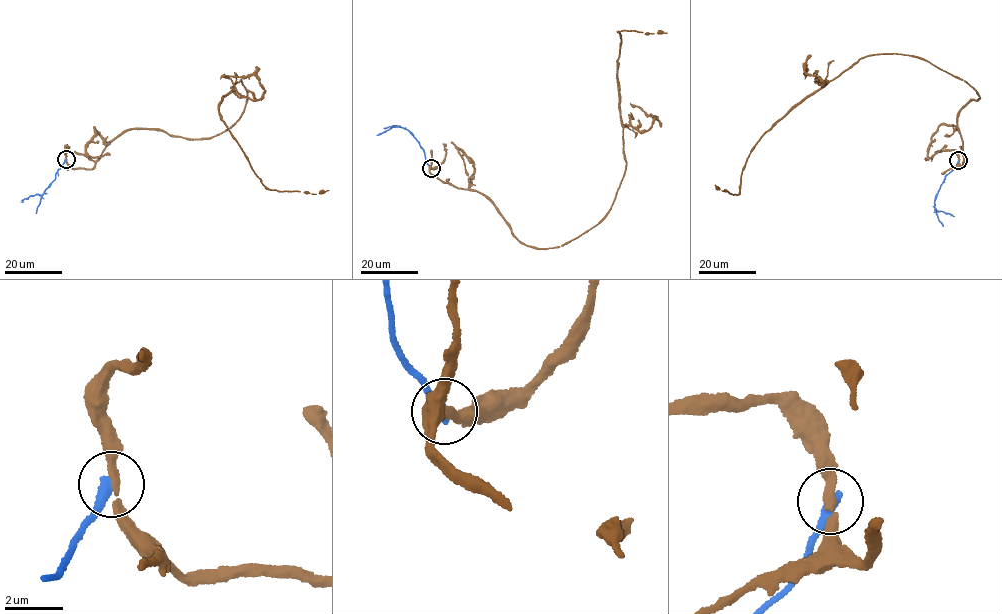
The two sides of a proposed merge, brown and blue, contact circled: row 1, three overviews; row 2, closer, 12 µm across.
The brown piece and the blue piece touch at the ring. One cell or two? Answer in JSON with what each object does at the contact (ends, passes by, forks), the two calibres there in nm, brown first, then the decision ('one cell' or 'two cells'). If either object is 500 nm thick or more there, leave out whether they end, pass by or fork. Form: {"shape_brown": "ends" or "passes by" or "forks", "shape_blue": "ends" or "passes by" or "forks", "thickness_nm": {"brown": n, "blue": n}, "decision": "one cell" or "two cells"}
{"shape_brown": "passes by", "shape_blue": "ends", "thickness_nm": {"brown": 240, "blue": 400}, "decision": "two cells"}

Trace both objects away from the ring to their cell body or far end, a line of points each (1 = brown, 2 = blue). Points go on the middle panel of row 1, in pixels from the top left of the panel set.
1: (431, 168), (490, 200), (519, 241), (563, 245), (610, 208), (625, 169), (617, 31), (667, 33)
2: (430, 168), (416, 139), (405, 128), (391, 127), (376, 135)

